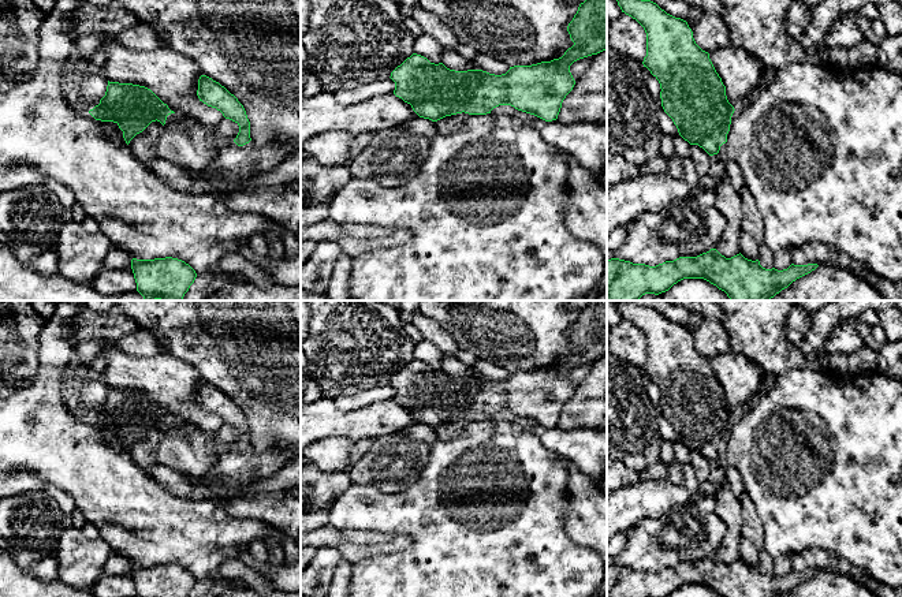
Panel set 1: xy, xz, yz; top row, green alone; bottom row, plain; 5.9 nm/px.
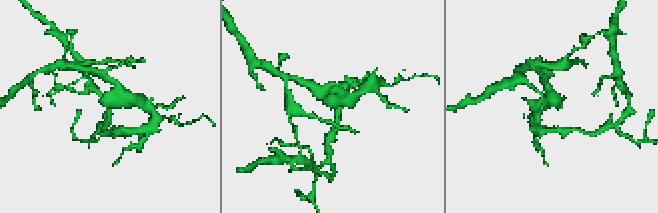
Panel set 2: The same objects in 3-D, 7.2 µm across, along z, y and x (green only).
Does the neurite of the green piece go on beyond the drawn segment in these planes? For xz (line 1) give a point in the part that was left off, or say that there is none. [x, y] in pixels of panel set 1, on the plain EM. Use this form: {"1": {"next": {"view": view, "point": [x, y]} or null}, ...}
{"1": {"next": null}}

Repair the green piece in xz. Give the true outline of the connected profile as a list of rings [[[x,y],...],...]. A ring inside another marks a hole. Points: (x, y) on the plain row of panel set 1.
[[[590,301],[581,309],[567,337],[574,351],[562,363],[532,372],[514,372],[502,381],[482,376],[455,377],[413,359],[391,378],[390,384],[395,388],[394,400],[410,410],[420,424],[432,428],[462,418],[487,421],[499,411],[511,411],[545,428],[556,426],[563,406],[575,391],[570,372],[607,355],[607,301]]]

